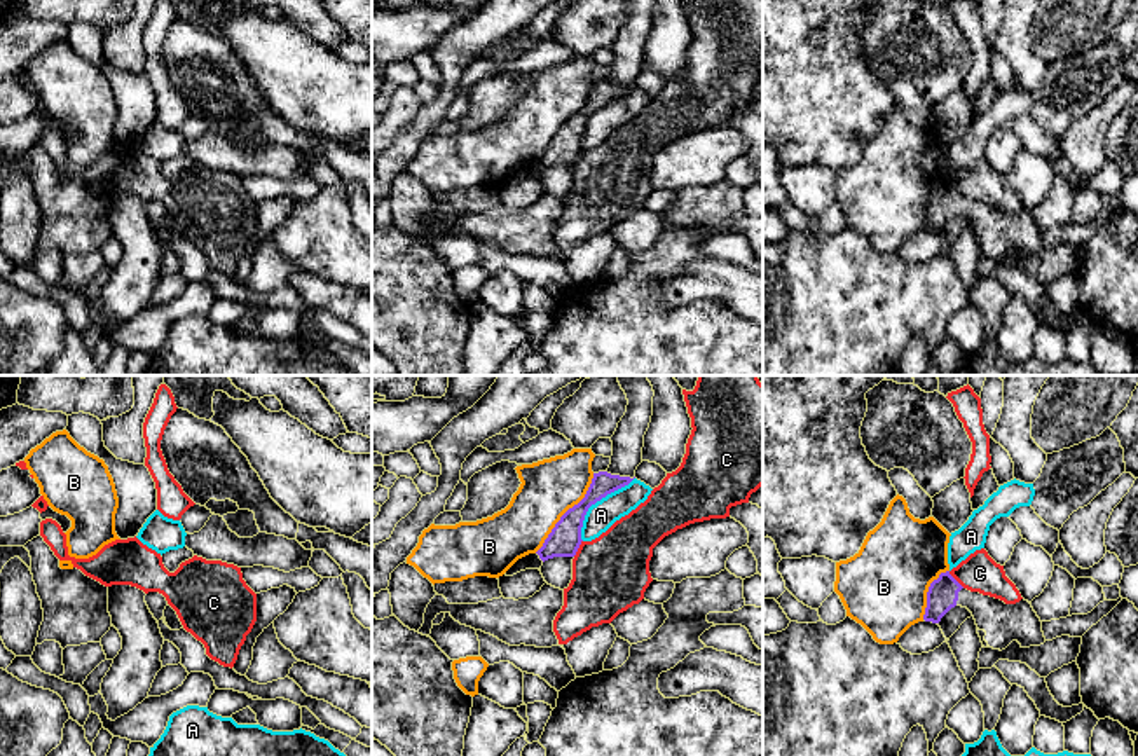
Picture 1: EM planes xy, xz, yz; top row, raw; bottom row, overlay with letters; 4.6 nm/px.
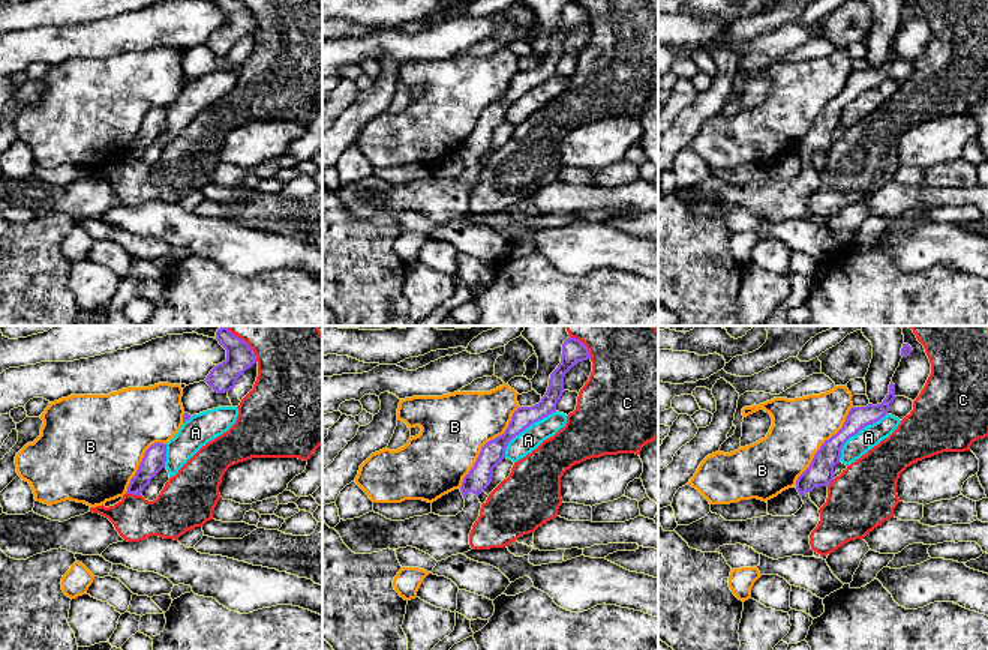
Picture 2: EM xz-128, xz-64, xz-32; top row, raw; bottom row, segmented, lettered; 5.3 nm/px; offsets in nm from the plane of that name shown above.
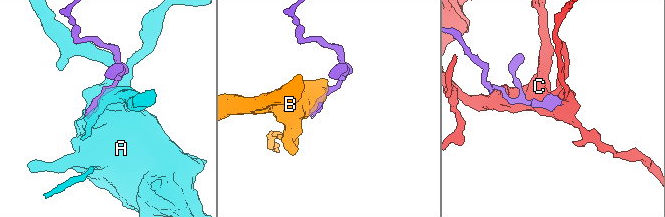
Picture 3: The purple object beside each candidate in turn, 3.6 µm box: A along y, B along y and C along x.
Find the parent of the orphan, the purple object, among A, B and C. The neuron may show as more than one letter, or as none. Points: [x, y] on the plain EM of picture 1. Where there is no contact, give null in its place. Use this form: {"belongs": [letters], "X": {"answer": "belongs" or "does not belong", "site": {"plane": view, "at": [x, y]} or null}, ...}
{"belongs": [], "A": {"answer": "does not belong", "site": {"plane": "xz", "at": [596, 110]}}, "B": {"answer": "does not belong", "site": {"plane": "xz", "at": [566, 121]}}, "C": {"answer": "does not belong", "site": {"plane": "yz", "at": [955, 189]}}}

